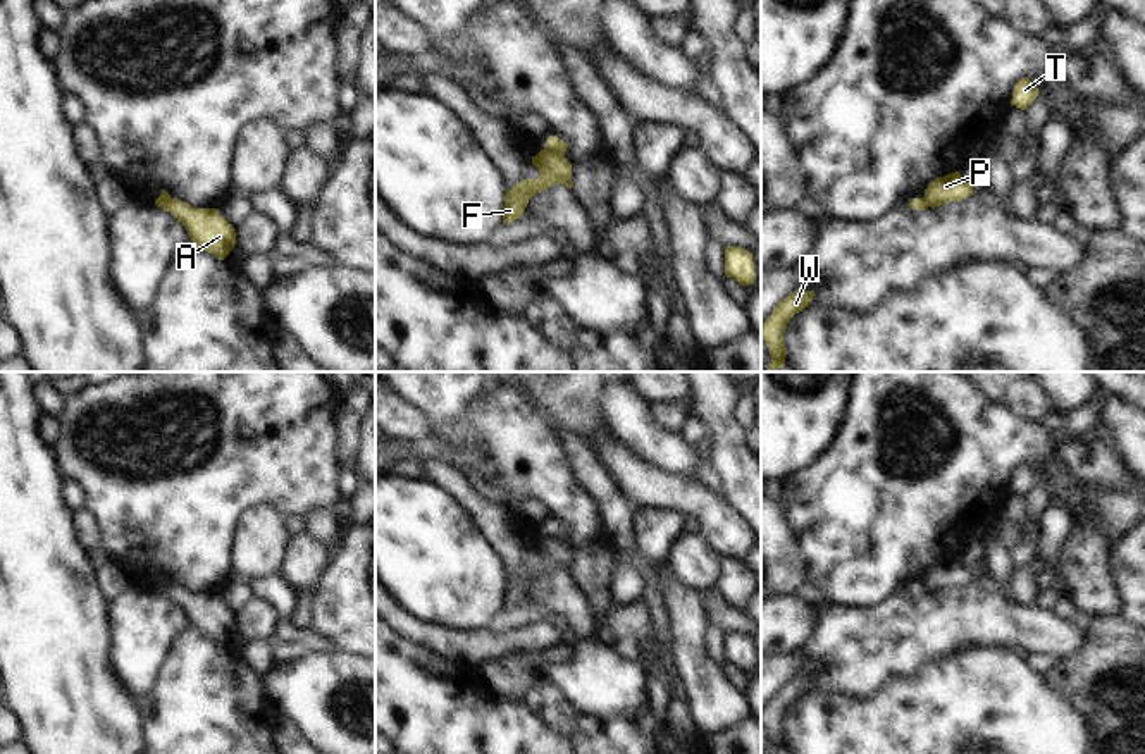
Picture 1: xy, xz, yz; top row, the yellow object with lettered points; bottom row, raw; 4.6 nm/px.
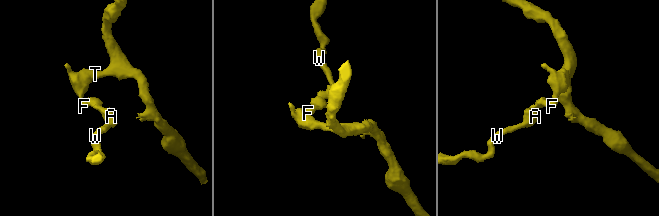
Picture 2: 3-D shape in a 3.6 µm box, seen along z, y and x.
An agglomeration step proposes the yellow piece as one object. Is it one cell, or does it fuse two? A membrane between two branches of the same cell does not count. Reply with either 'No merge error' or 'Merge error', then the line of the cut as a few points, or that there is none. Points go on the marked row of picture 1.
Merge error. Split along xz (544, 148), (555, 150), (563, 157).

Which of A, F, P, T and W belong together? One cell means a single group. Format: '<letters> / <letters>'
A W / F P T

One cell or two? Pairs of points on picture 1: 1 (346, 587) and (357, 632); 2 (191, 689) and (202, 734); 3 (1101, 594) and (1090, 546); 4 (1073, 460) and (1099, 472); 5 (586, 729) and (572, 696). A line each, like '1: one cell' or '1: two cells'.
1: one cell
2: one cell
3: one cell
4: one cell
5: two cells

